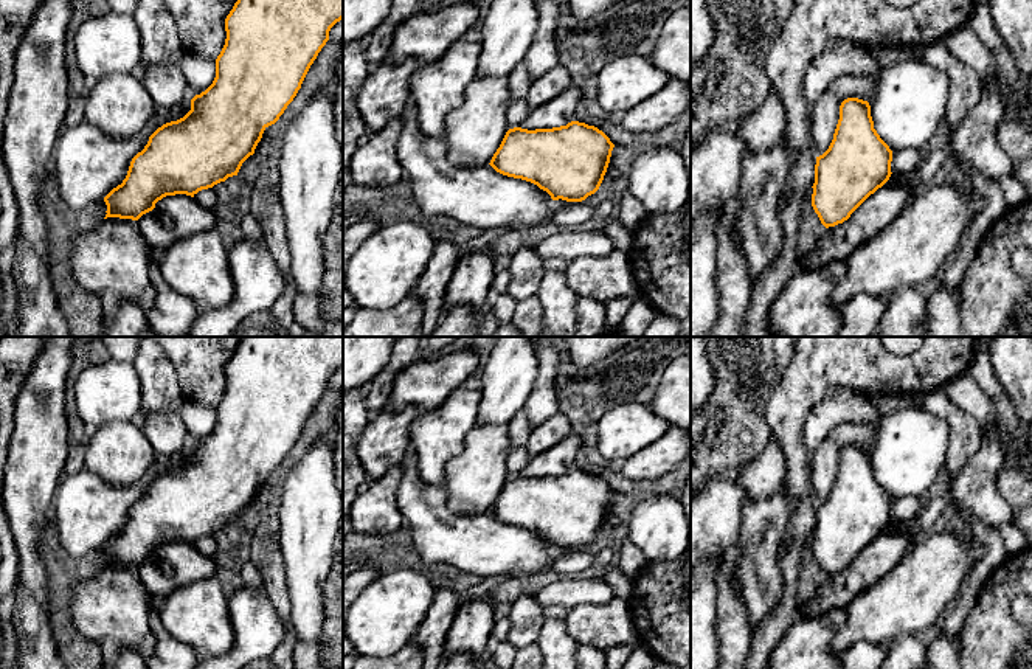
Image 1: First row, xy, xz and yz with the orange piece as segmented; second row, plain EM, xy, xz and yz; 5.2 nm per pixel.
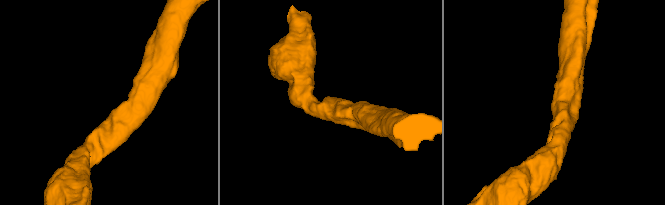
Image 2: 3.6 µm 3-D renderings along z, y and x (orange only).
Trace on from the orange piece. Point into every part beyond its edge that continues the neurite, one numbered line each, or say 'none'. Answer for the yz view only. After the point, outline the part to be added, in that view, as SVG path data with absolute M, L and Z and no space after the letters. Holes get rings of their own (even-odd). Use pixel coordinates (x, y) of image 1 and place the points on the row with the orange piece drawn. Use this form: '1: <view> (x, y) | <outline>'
1: yz (910, 103) | M908 57L885 65L878 73L877 92L869 102L874 129L894 152L916 147L925 151L928 141L947 116L948 76L922 57Z

